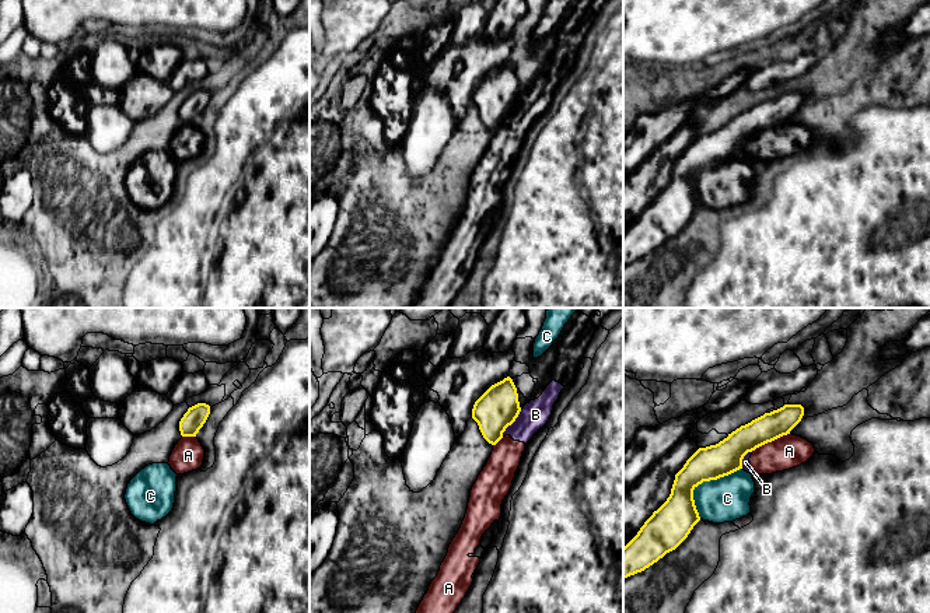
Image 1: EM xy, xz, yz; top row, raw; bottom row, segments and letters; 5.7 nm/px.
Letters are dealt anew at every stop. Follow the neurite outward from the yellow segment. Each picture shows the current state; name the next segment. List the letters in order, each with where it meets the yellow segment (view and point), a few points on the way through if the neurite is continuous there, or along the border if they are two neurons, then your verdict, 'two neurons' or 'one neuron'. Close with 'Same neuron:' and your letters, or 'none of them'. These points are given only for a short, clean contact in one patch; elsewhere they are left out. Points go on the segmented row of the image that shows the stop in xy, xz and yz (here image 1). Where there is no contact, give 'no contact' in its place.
A: contact yz (769, 441); border yz (789, 433), (751, 451); two neurons
B: contact xz (511, 423); border xz (521, 410), (502, 435); two neurons
C: contact yz (703, 480); two neurons
Same neuron: none of them

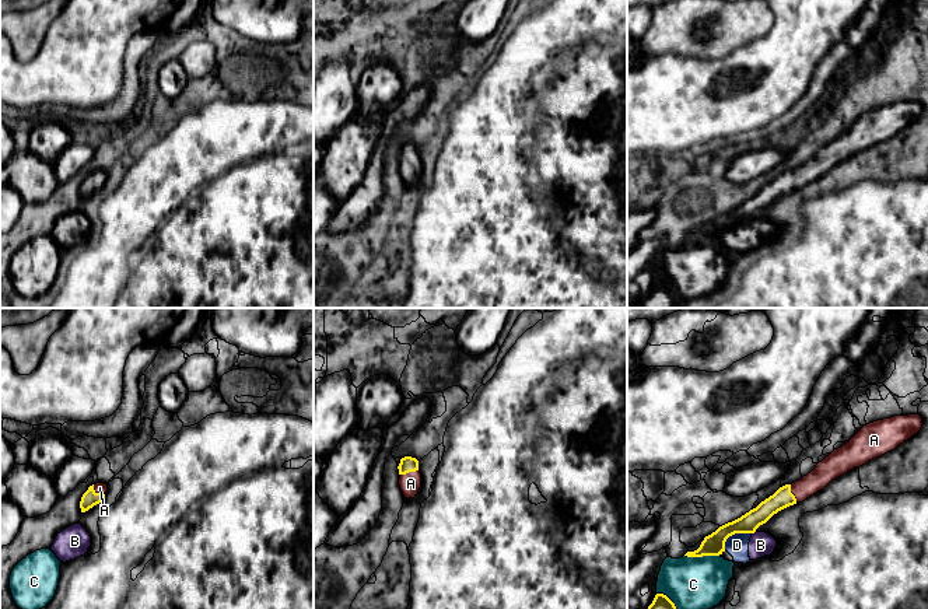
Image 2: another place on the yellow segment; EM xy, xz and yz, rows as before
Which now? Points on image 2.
A: contact xz (409, 471); way xz (408, 464), (409, 471), (410, 483); one neuron
B: contact yz (753, 532); border yz (755, 531), (752, 534); two neurons
C: contact yz (701, 556); two neurons
D: contact yz (734, 534); border yz (750, 532), (732, 534), (727, 539), (724, 549); two neurons
Same neuron: A

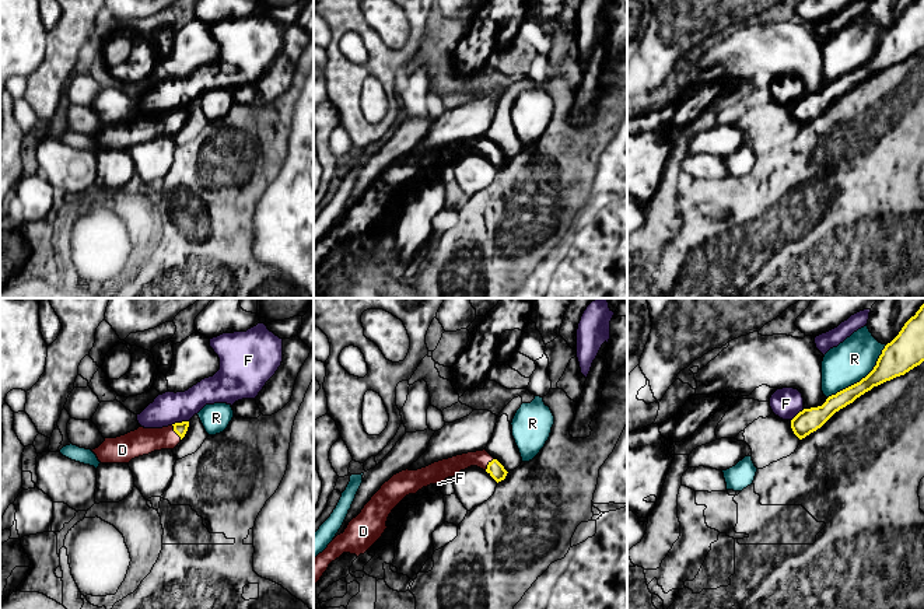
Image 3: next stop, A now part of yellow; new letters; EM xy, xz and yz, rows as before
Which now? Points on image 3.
D: contact xy (175, 431); way xy (181, 429), (175, 431), (165, 438), (142, 441); one neuron
F: contact xy (179, 423); border xy (188, 420), (171, 424); two neurons
R: contact yz (863, 378); two neurons
Same neuron: D

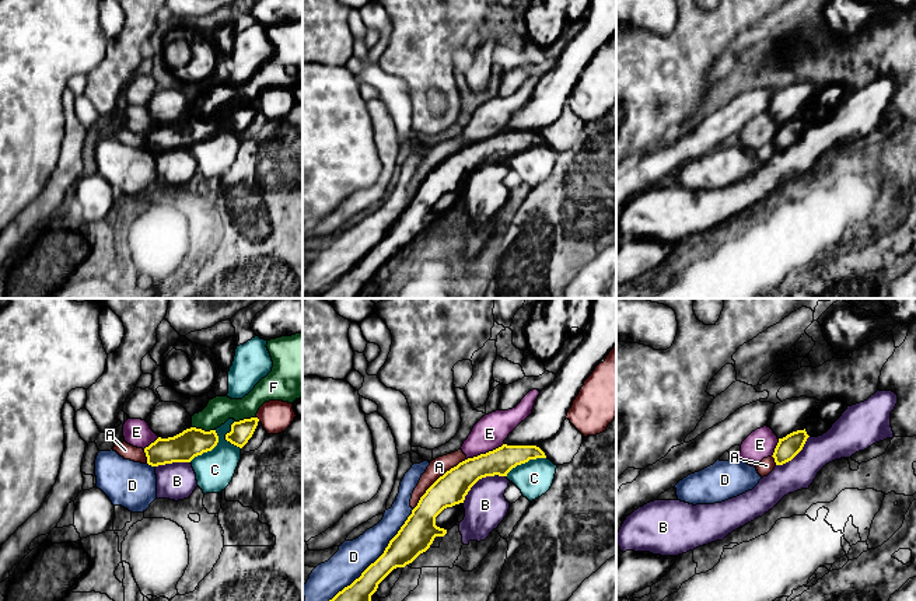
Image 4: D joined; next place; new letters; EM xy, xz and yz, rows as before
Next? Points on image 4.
A: contact xz (436, 481); two neurons
B: contact xz (481, 478); border xz (504, 475), (482, 477), (462, 502); two neurons
C: contact xy (210, 450); border xy (214, 429), (217, 443), (189, 461); two neurons
D: contact xz (378, 558); two neurons
E: contact xz (486, 453); two neurons
F: contact xy (203, 430); border xy (192, 426), (213, 430); two neurons
Same neuron: none of them

